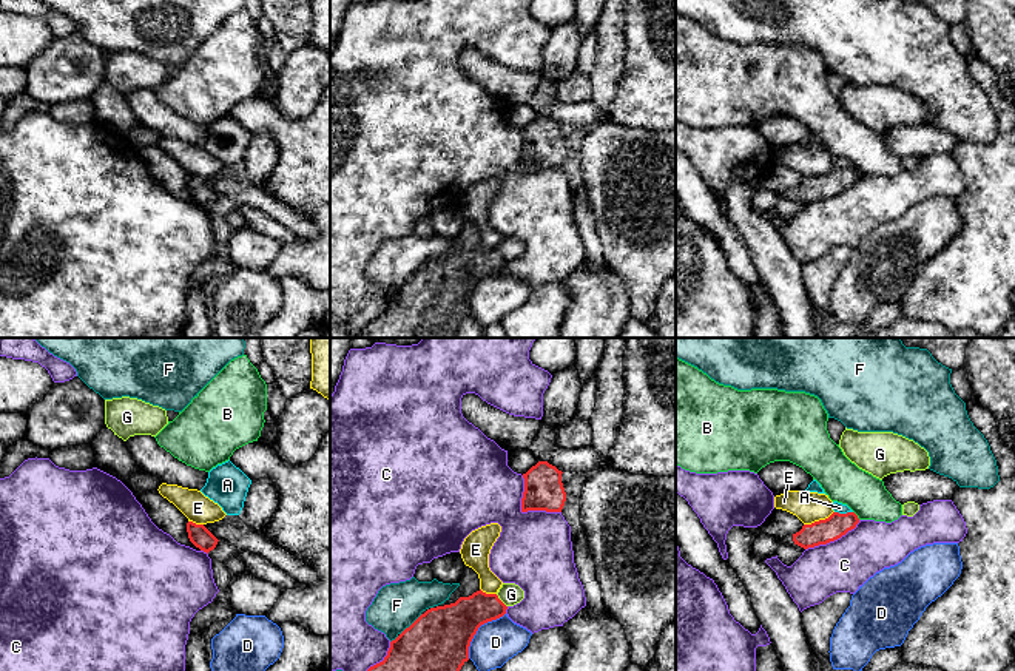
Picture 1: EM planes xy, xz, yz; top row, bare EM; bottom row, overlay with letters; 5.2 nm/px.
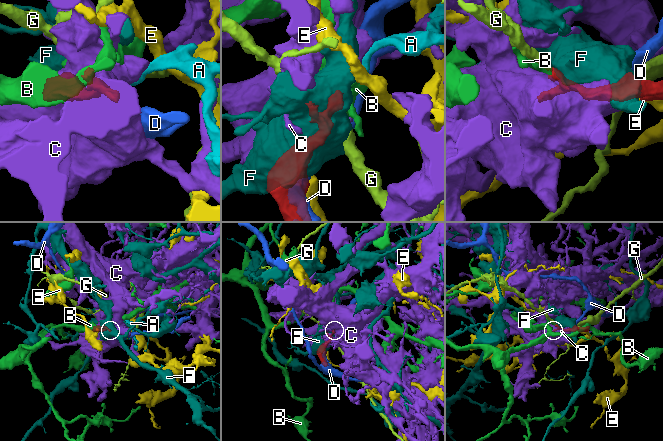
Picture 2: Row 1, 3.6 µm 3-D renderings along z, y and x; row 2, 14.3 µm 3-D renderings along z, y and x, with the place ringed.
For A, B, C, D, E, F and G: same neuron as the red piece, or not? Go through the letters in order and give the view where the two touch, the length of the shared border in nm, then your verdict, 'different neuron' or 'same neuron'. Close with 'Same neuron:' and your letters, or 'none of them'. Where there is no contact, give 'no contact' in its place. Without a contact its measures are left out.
A: contact in yz; length 100 nm; different neuron
B: contact in yz; length 60 nm; different neuron
C: contact in xz; length 280 nm; different neuron
D: contact in xz; length 300 nm; different neuron
E: contact in yz; length 180 nm; different neuron
F: contact in xz; length 220 nm; different neuron
G: contact in xz; length 90 nm; different neuron
Same neuron: none of them

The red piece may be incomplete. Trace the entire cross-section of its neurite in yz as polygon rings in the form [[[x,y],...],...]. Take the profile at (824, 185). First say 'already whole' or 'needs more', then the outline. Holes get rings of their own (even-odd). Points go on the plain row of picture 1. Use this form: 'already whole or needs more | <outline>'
needs more | [[[833,167],[828,173],[804,179],[802,184],[793,190],[779,193],[781,199],[798,199],[804,204],[827,199],[855,184],[859,173],[855,167],[839,168]]]

